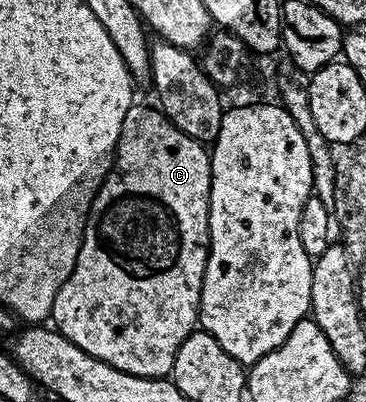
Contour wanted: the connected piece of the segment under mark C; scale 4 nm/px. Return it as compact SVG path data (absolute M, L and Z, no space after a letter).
M134 103L130 111L126 111L126 119L122 119L122 131L116 144L114 167L106 175L102 187L88 212L88 222L84 224L82 247L78 251L78 263L74 263L74 271L70 271L70 279L62 283L58 295L54 299L51 324L70 343L74 343L82 351L110 363L123 373L135 377L167 378L174 367L174 359L178 355L178 347L194 332L200 316L200 292L204 286L204 272L208 262L208 204L210 203L210 183L212 182L212 159L209 150L201 142L190 139L174 123L170 123L159 108L151 109L148 105Z

